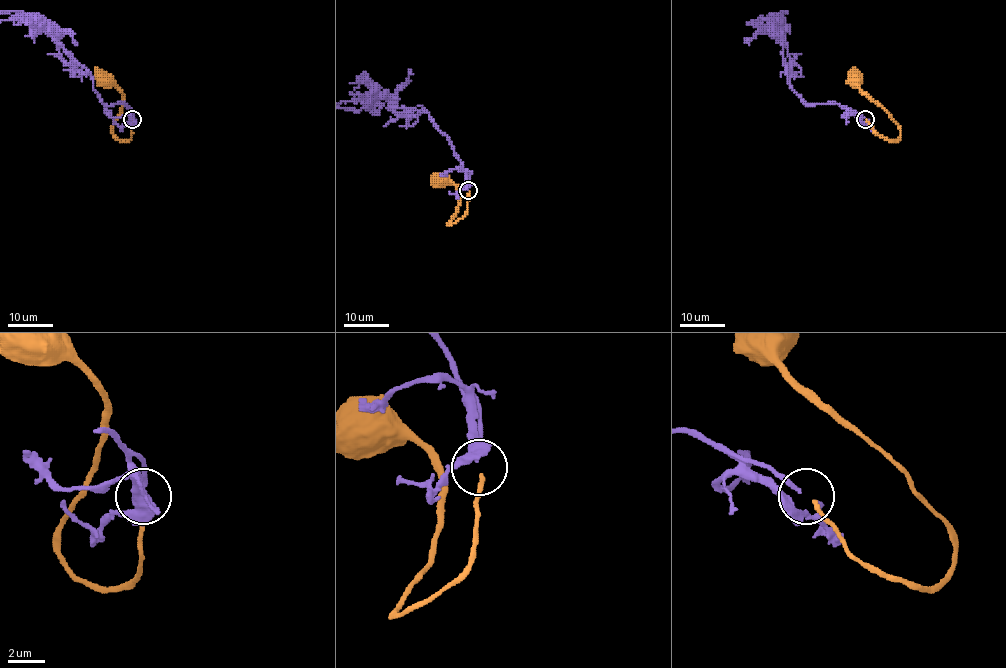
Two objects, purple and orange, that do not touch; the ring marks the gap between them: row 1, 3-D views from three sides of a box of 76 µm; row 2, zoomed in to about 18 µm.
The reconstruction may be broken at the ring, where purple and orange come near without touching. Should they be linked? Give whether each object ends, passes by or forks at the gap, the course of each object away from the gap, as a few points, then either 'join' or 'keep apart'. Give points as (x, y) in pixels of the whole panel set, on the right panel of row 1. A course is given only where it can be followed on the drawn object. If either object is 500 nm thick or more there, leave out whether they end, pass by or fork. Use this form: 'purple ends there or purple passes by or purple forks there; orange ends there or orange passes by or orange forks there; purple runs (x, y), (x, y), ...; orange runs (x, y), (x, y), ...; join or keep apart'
purple ends there; orange ends there; orange runs (866, 120), (878, 135), (888, 139), (896, 140), (901, 132), (897, 123), (858, 86), (856, 78); join

